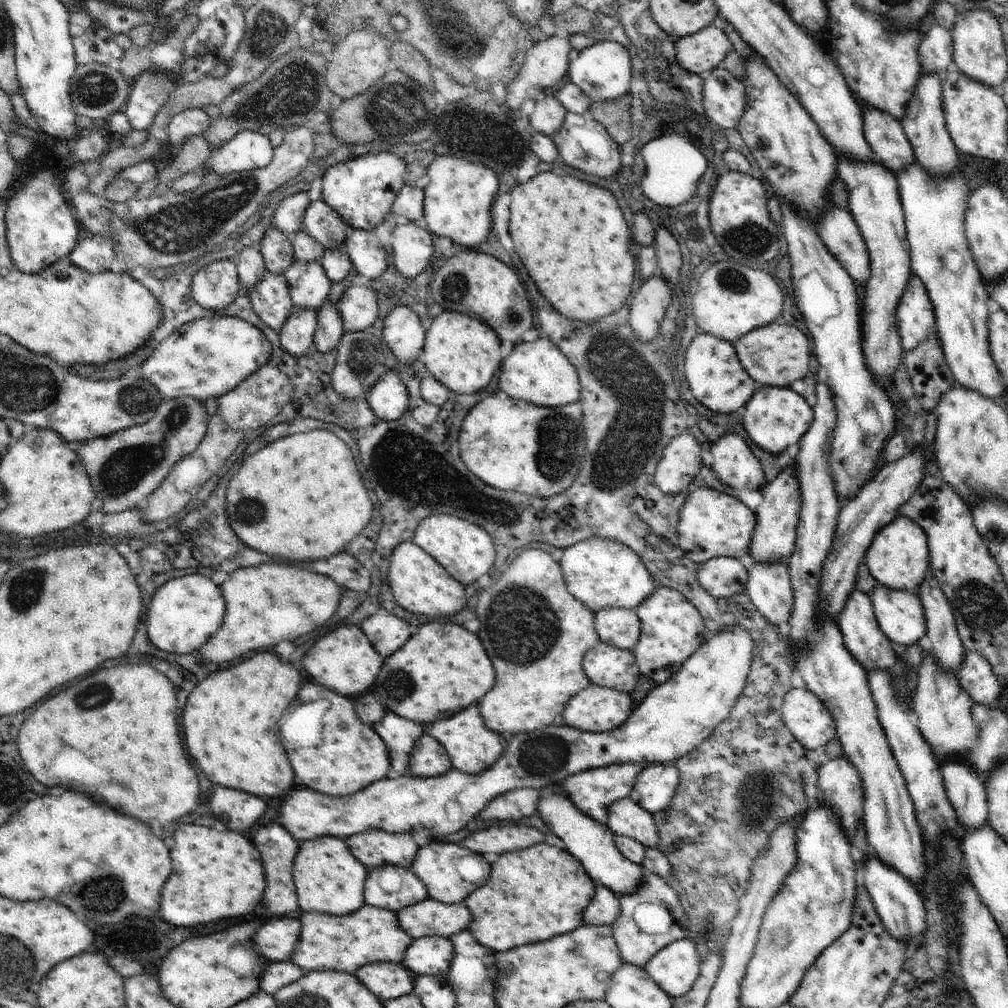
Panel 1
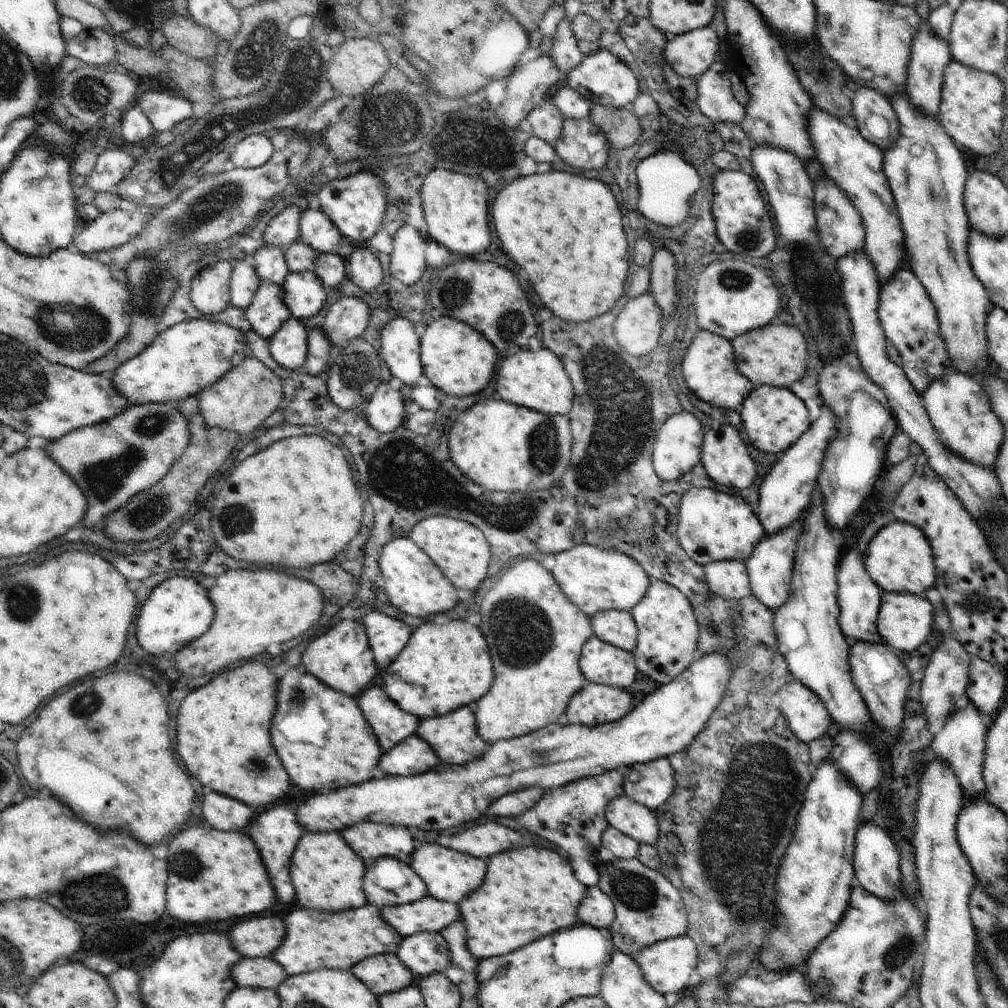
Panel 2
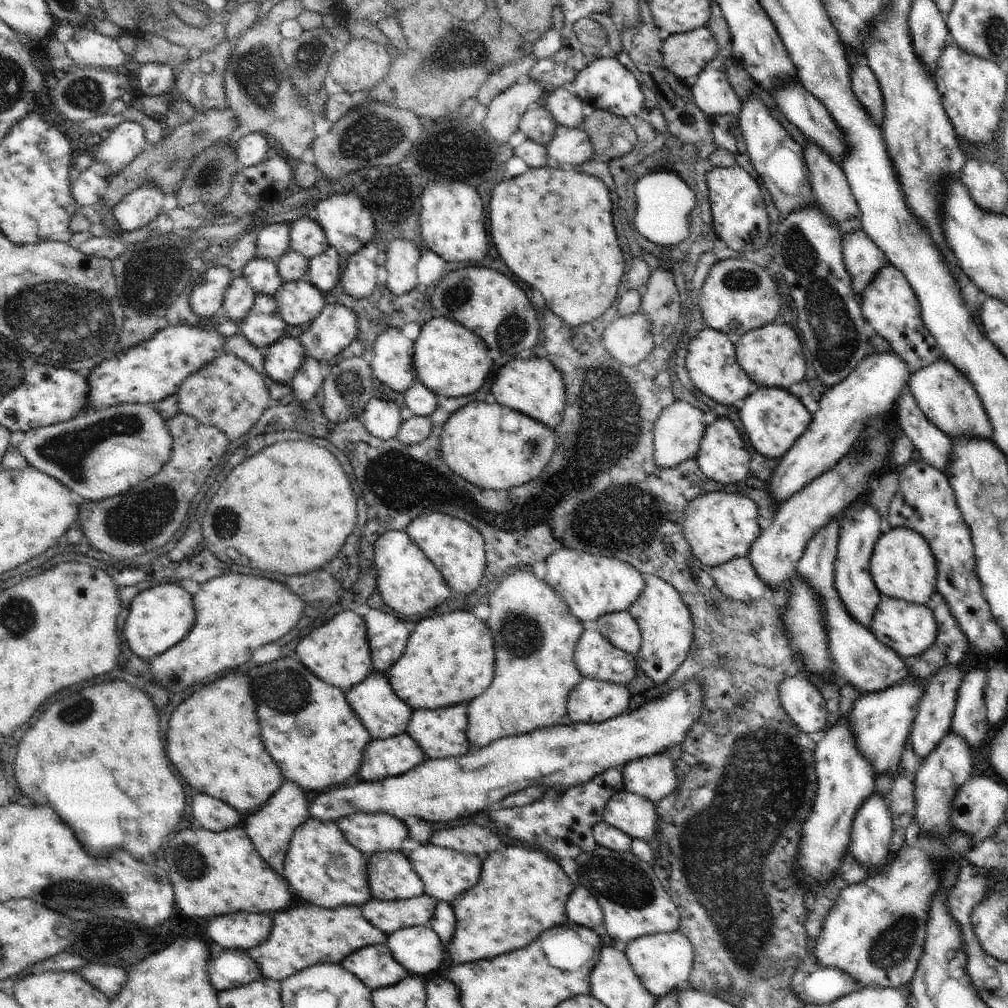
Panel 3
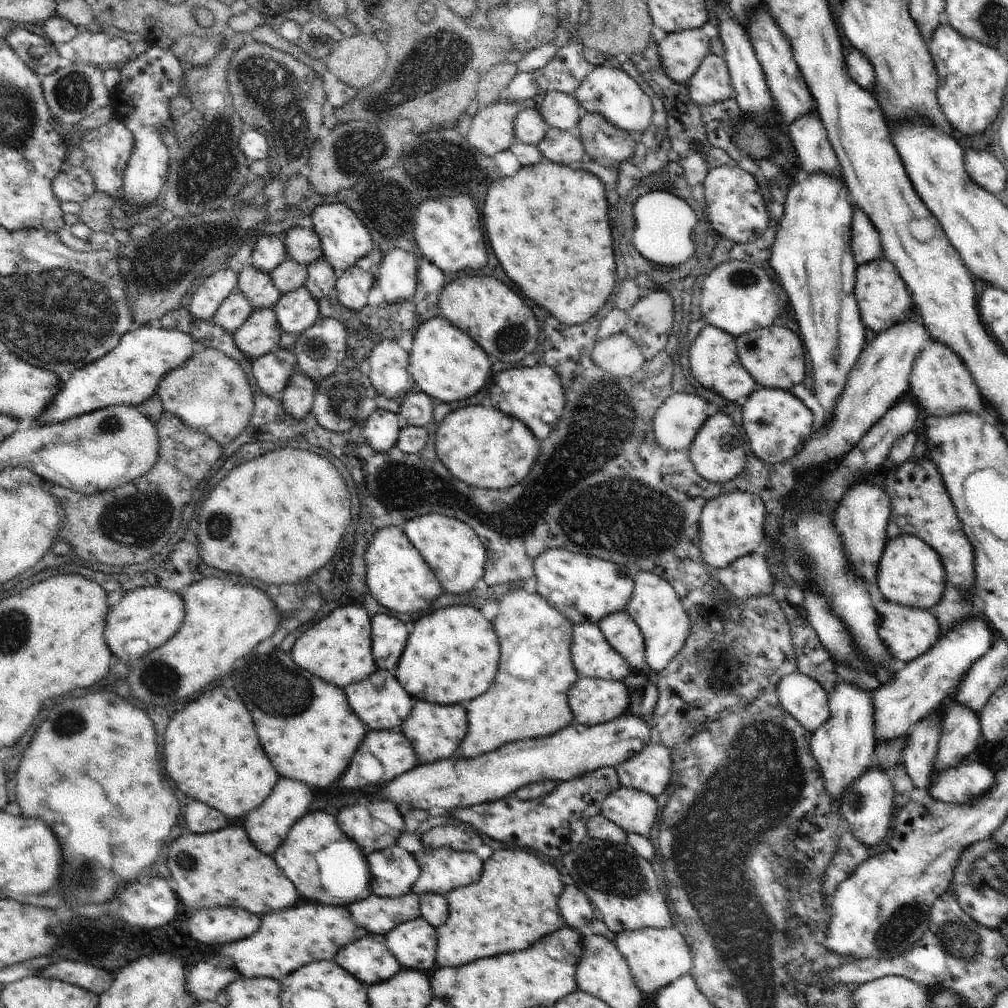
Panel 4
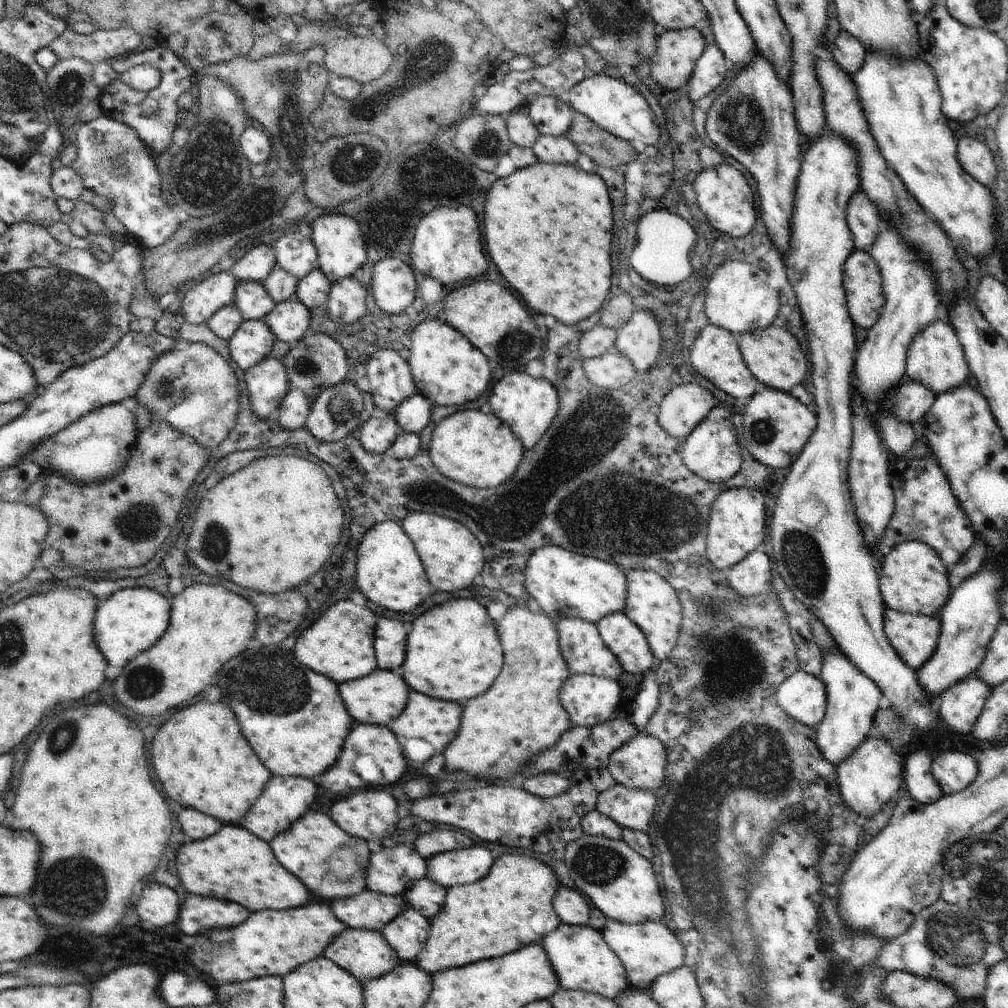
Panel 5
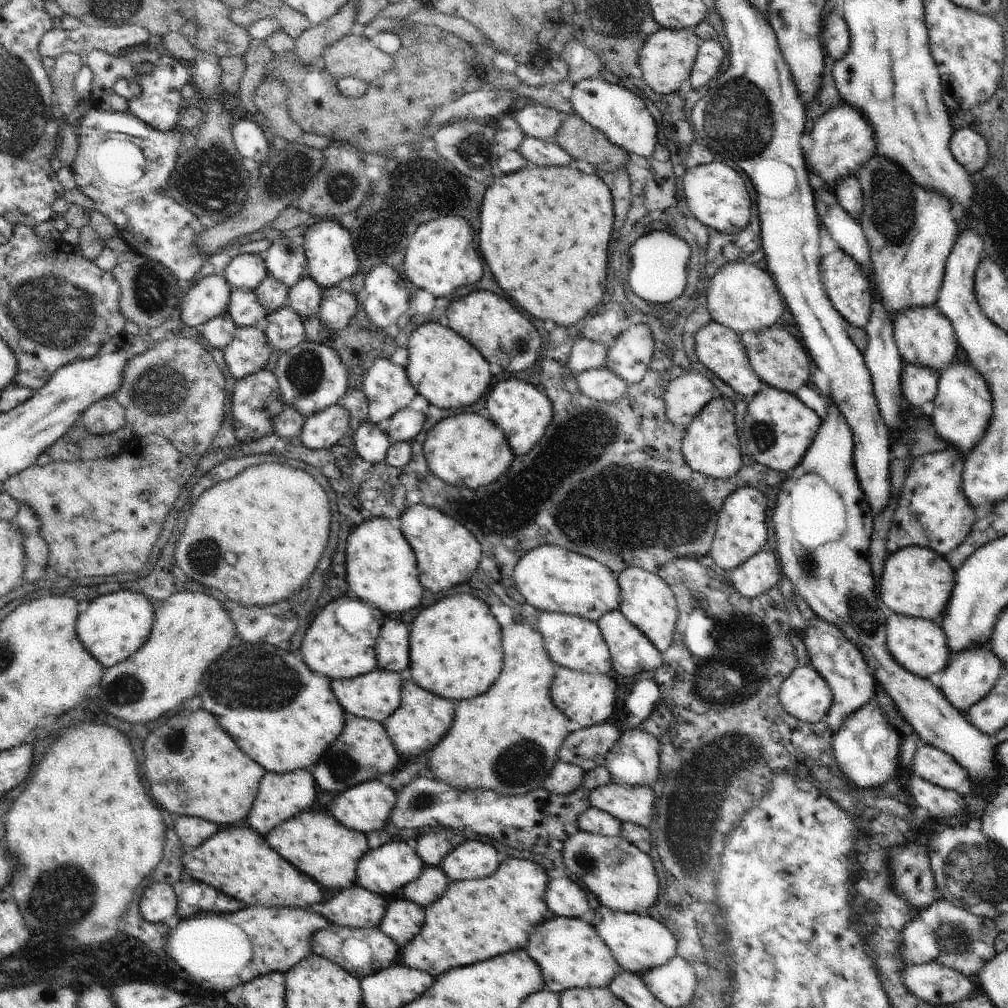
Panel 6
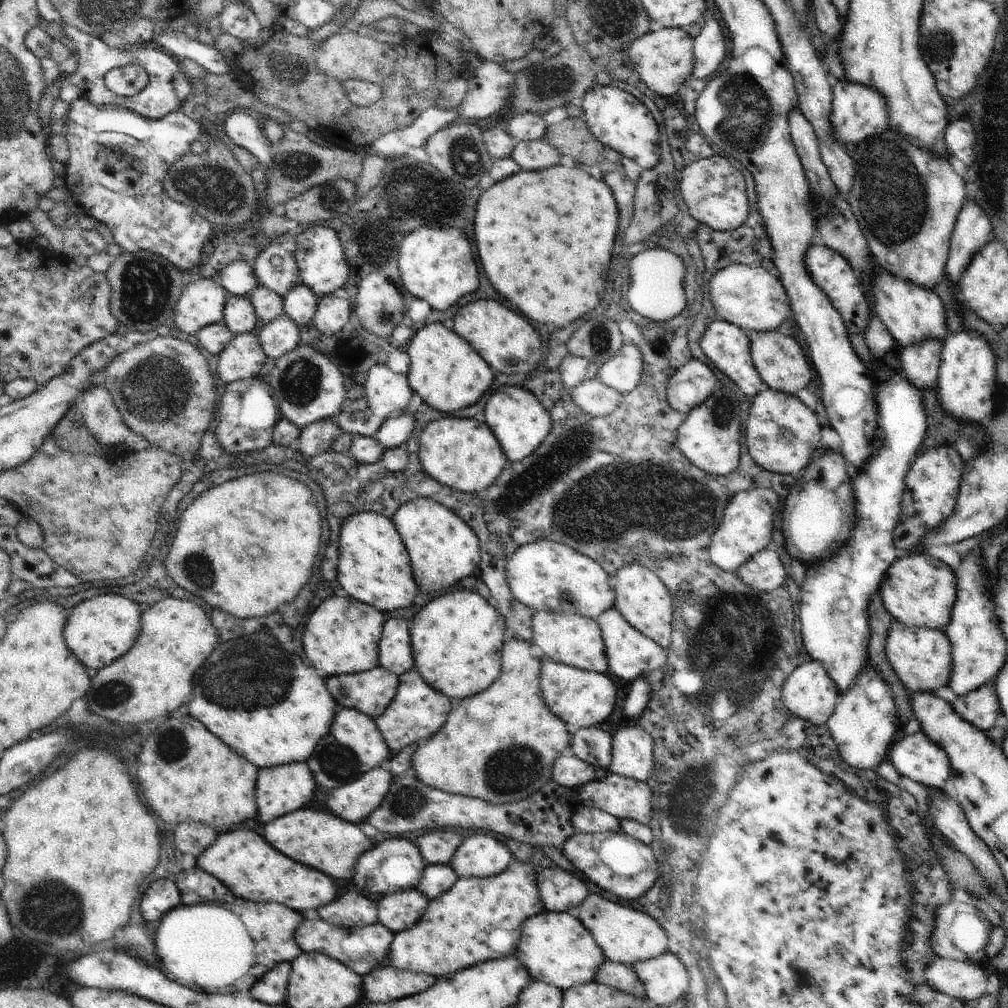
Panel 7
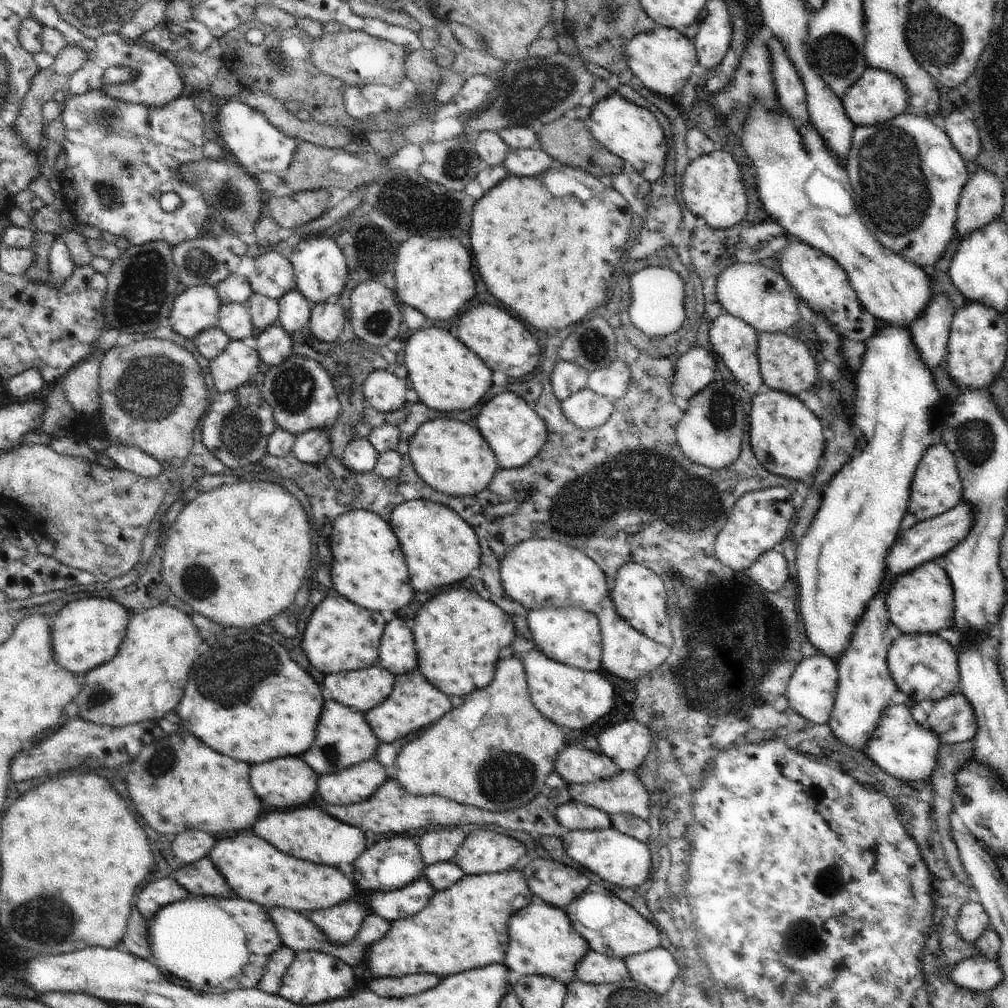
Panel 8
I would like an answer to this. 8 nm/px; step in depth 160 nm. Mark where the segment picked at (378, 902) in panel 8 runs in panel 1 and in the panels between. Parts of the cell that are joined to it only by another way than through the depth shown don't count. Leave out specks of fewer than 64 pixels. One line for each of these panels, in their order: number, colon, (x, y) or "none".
1: (433, 955)
2: (425, 953)
3: (418, 949)
4: (413, 944)
5: (406, 934)
6: (403, 920)
7: (399, 911)

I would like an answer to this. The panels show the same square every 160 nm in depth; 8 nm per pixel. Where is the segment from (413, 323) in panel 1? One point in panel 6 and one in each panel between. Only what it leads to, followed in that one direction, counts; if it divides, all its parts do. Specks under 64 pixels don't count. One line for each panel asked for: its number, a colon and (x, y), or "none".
2: (399, 344)
3: (392, 358)
4: (389, 362)
5: (391, 383)
6: (387, 386)

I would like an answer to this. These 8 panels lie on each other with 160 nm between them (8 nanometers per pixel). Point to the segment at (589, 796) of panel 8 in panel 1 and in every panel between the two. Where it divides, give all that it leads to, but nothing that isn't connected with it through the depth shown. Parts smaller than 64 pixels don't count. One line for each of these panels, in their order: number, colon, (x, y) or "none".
1: (625, 818)
2: (635, 820)
3: (634, 815)
4: (634, 811)
5: (631, 808)
6: (636, 804)
7: (622, 797)

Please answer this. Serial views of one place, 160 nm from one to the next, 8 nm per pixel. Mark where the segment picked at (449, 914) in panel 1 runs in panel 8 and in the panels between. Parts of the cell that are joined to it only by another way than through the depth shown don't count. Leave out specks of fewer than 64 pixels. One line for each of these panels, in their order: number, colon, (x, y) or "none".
2: (428, 914)
3: (389, 916)
4: (379, 915)
5: (371, 911)
6: (356, 907)
7: (351, 909)
8: (341, 922)

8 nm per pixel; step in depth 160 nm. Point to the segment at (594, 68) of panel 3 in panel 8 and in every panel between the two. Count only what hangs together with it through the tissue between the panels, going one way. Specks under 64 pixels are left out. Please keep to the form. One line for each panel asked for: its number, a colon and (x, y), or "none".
4: (611, 92)
5: (618, 108)
6: (611, 108)
7: (617, 119)
8: (632, 132)

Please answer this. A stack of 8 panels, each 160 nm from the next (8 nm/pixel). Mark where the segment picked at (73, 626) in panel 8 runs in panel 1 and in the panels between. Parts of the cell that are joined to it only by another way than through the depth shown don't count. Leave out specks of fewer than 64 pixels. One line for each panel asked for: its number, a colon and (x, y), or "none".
1: (185, 612)
2: (177, 611)
3: (159, 618)
4: (145, 619)
5: (131, 621)
6: (116, 625)
7: (98, 631)

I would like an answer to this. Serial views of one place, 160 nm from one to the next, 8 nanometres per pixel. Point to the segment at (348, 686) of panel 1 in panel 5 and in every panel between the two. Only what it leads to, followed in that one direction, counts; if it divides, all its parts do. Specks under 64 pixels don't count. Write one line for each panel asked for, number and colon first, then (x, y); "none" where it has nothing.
2: (341, 658)
3: (338, 653)
4: (337, 649)
5: (339, 644)

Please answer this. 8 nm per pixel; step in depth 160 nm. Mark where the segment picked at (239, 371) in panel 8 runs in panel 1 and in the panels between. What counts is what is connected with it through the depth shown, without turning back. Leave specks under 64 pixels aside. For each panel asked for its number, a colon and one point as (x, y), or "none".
1: (270, 298)
2: (267, 314)
3: (264, 324)
4: (260, 334)
5: (253, 341)
6: (249, 351)
7: (243, 358)

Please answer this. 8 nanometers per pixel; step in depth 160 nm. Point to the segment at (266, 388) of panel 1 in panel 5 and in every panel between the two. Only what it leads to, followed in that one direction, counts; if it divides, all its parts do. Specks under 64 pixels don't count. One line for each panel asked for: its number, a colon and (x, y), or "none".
2: (243, 399)
3: (229, 394)
4: (210, 393)
5: (194, 390)

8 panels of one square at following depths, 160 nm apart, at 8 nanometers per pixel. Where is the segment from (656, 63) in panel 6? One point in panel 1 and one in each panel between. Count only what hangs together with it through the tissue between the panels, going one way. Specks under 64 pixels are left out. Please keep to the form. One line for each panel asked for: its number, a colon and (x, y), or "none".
1: (703, 51)
2: (689, 55)
3: (685, 55)
4: (681, 53)
5: (677, 52)

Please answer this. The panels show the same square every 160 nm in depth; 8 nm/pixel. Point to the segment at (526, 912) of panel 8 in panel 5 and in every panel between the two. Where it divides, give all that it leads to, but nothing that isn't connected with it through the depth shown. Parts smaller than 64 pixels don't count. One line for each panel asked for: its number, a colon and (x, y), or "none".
5: (582, 961)
6: (570, 954)
7: (556, 948)

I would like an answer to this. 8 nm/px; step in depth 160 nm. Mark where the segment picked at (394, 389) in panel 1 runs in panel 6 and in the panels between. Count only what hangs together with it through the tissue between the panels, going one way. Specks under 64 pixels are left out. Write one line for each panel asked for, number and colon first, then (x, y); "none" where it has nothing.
2: (385, 411)
3: (381, 418)
4: (381, 430)
5: (376, 436)
6: (371, 441)

